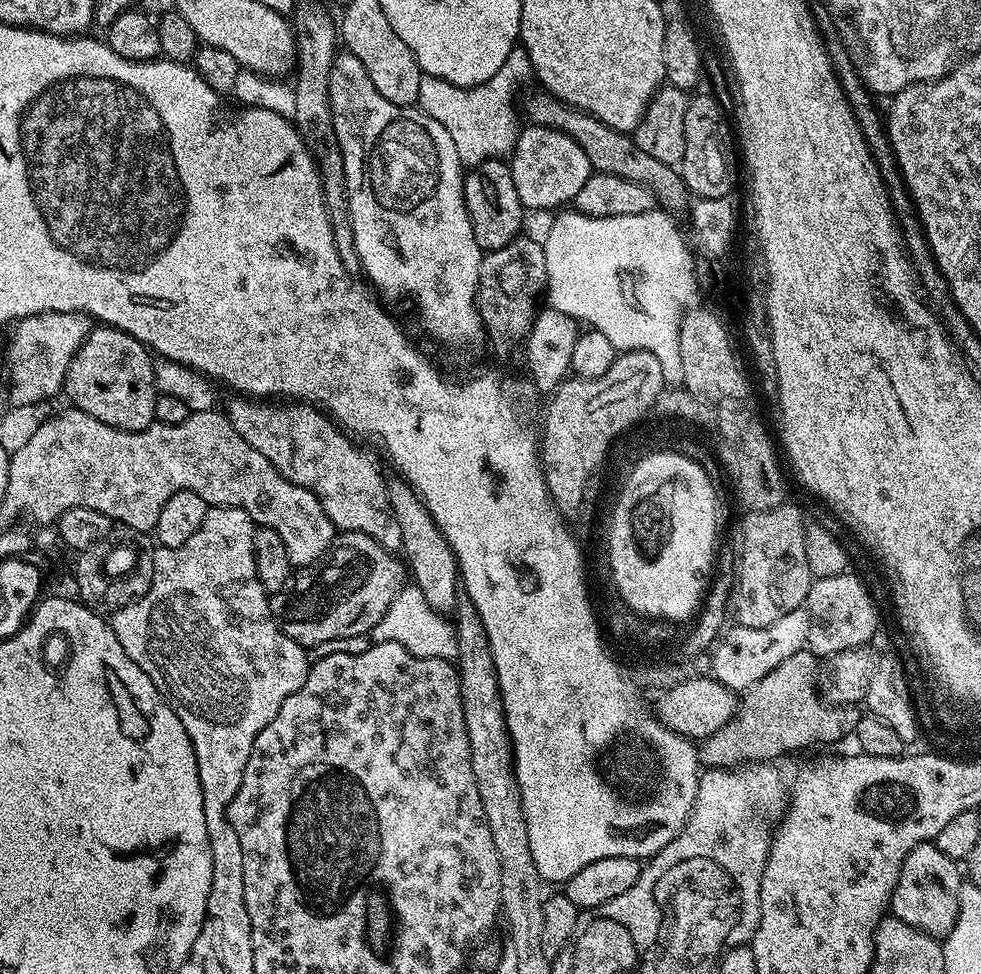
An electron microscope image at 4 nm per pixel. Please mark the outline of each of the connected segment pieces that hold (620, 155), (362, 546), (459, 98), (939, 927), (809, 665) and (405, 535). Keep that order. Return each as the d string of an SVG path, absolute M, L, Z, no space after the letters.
M536 90L536 93L529 98L528 112L532 115L531 123L556 128L562 134L574 138L574 142L582 146L586 158L590 158L595 171L614 174L618 178L626 178L646 186L652 191L655 203L661 209L673 210L672 208L685 207L684 209L687 209L689 207L690 193L679 171L673 165L658 162L658 158L646 154L646 150L641 150L629 133L614 130L606 126L606 122L594 118L589 112L571 108L569 104L563 104L558 98L554 98L549 92L543 90Z
M340 532L321 560L316 560L309 568L299 569L288 581L288 585L271 597L272 617L287 636L294 638L294 642L301 644L305 650L310 650L322 642L368 636L382 614L390 610L390 602L394 602L404 587L406 568L393 553L361 532Z
M518 46L512 51L510 58L506 58L506 62L502 62L502 70L498 70L498 74L494 74L494 78L490 78L490 82L486 82L482 86L455 88L454 85L442 78L421 75L416 104L421 112L442 122L442 126L446 126L446 134L450 134L450 138L454 138L454 150L458 150L461 165L465 169L477 168L479 164L487 160L507 157L515 148L518 129L522 124L522 121L516 117L516 95L519 94L520 87L528 79L531 81L533 76L532 63L526 50L523 46Z
M935 842L914 846L900 871L898 886L894 886L890 905L891 915L926 934L945 938L958 922L961 885L961 865L955 860L946 858L946 854L938 850Z
M807 650L790 656L780 666L743 693L732 720L699 745L701 765L709 768L734 768L753 762L776 762L787 752L808 748L811 744L836 744L853 735L862 715L854 704L825 704L818 687L818 657Z
M399 478L389 479L387 485L390 506L394 510L394 516L398 518L398 526L402 529L400 552L410 573L411 583L418 590L422 590L426 602L430 602L436 612L451 613L462 596L460 567L456 564L456 556L438 530L434 518L430 518L426 506L420 501L420 495Z

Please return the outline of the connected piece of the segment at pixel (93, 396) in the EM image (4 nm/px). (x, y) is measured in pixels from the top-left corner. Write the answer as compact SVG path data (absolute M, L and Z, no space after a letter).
M107 326L93 327L66 370L63 391L75 407L127 432L141 432L155 421L156 369L149 349L130 334Z

